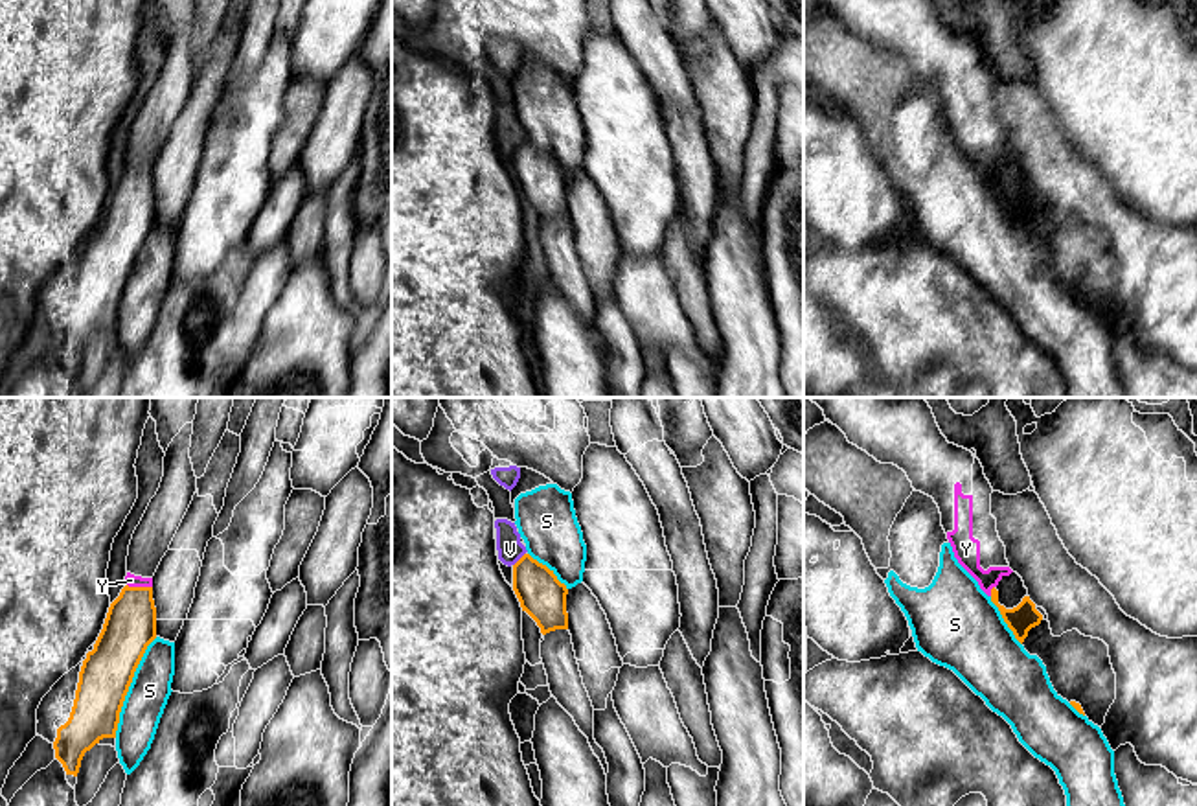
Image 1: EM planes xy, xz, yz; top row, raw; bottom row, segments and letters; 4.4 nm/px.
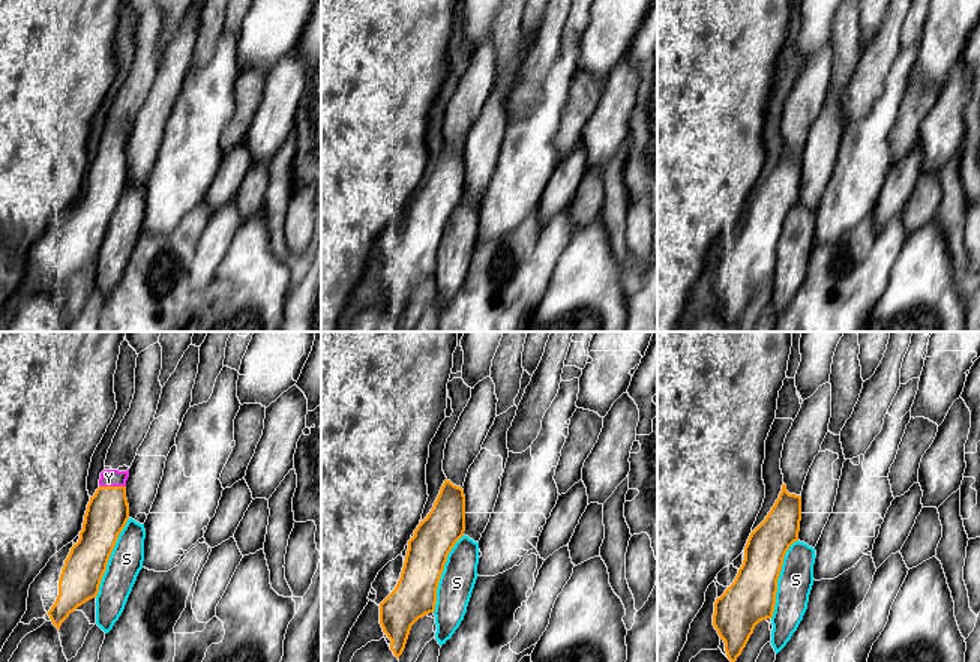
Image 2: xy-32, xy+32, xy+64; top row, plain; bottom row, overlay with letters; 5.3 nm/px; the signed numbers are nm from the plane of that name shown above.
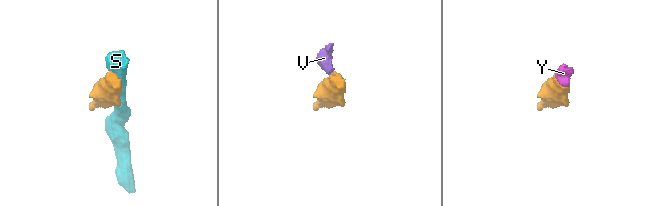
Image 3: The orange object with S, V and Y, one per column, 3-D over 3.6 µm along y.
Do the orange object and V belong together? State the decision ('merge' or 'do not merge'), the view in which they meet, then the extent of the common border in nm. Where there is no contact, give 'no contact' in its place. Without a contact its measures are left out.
do not merge; contact in xz; length 80 nm

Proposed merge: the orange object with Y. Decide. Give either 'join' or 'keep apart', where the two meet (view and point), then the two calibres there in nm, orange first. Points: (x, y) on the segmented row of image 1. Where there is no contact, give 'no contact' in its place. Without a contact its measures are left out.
join | xy (138, 587) | 220/60 nm

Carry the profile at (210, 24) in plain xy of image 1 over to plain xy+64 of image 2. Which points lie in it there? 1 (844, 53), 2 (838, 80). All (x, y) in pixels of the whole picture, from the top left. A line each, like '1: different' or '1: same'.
1: same
2: same

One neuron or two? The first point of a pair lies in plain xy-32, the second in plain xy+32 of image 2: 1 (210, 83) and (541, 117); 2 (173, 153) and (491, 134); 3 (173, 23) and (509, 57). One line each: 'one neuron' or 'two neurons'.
1: one neuron
2: two neurons
3: one neuron

